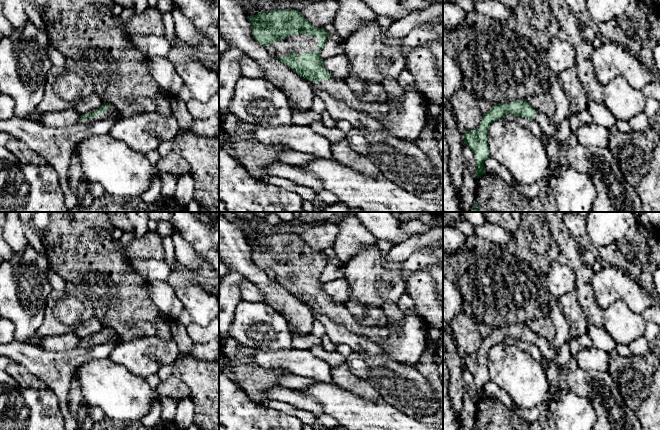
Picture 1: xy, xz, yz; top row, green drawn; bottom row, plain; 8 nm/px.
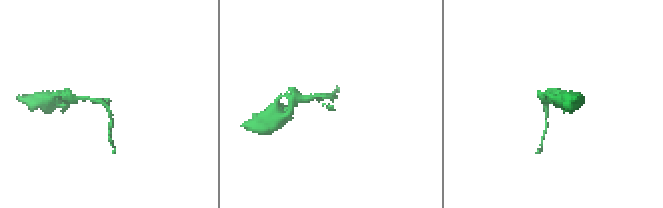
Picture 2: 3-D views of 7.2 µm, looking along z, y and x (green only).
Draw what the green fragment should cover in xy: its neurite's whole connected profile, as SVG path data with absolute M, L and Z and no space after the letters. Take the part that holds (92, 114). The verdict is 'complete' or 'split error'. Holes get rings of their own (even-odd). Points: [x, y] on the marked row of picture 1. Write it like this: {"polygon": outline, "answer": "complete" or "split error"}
{"polygon": "M104 103L101 107L96 110L90 111L86 114L82 114L80 122L82 123L92 123L102 119L108 119L111 117L117 117L119 110L117 110L113 105Z", "answer": "split error"}

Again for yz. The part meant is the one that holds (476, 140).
{"polygon": "M517 99L508 103L499 103L483 114L480 124L475 130L465 131L464 143L472 150L476 160L475 178L479 178L486 170L484 161L489 157L487 148L487 129L492 121L502 118L506 113L522 116L538 123L543 133L555 134L557 126L544 113L535 110L525 99Z", "answer": "split error"}

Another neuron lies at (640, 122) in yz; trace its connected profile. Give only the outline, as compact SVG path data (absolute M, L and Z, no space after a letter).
M642 112L632 117L628 121L628 124L630 125L632 131L640 132L650 127L650 119L646 116L644 112Z

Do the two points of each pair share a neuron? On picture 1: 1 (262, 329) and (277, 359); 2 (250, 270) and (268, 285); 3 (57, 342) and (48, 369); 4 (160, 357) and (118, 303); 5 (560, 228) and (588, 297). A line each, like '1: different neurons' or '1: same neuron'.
1: different neurons
2: same neuron
3: different neurons
4: different neurons
5: same neuron

